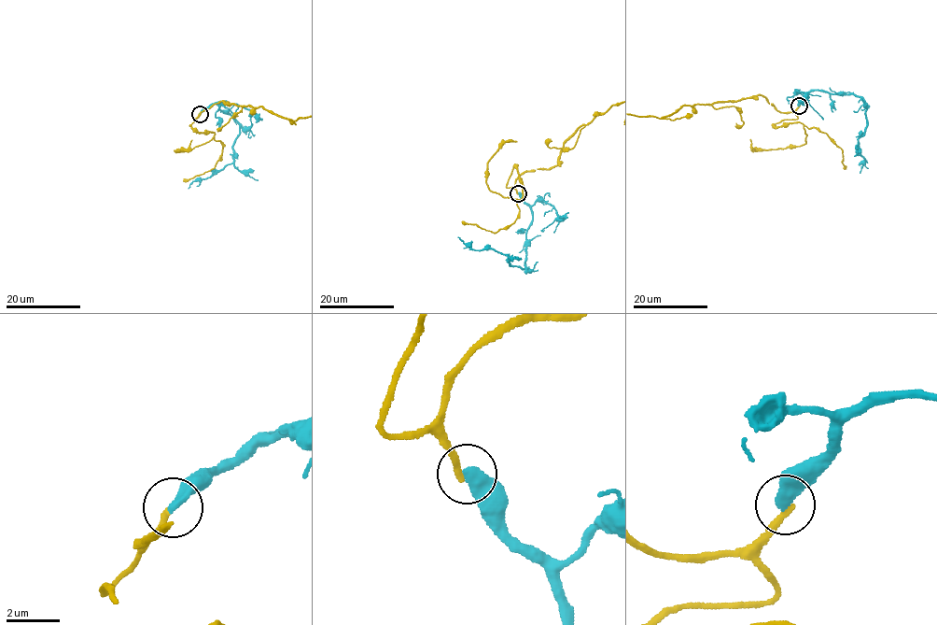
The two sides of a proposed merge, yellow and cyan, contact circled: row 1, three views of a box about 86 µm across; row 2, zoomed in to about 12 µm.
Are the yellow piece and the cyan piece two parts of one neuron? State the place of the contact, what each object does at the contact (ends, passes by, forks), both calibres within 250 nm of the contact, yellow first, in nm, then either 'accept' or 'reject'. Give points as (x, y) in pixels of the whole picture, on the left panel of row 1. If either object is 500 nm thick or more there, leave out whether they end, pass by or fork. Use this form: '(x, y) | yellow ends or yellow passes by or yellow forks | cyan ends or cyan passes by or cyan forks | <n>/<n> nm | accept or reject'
(200, 114) | yellow ends | cyan ends | 260/460 nm | reject

